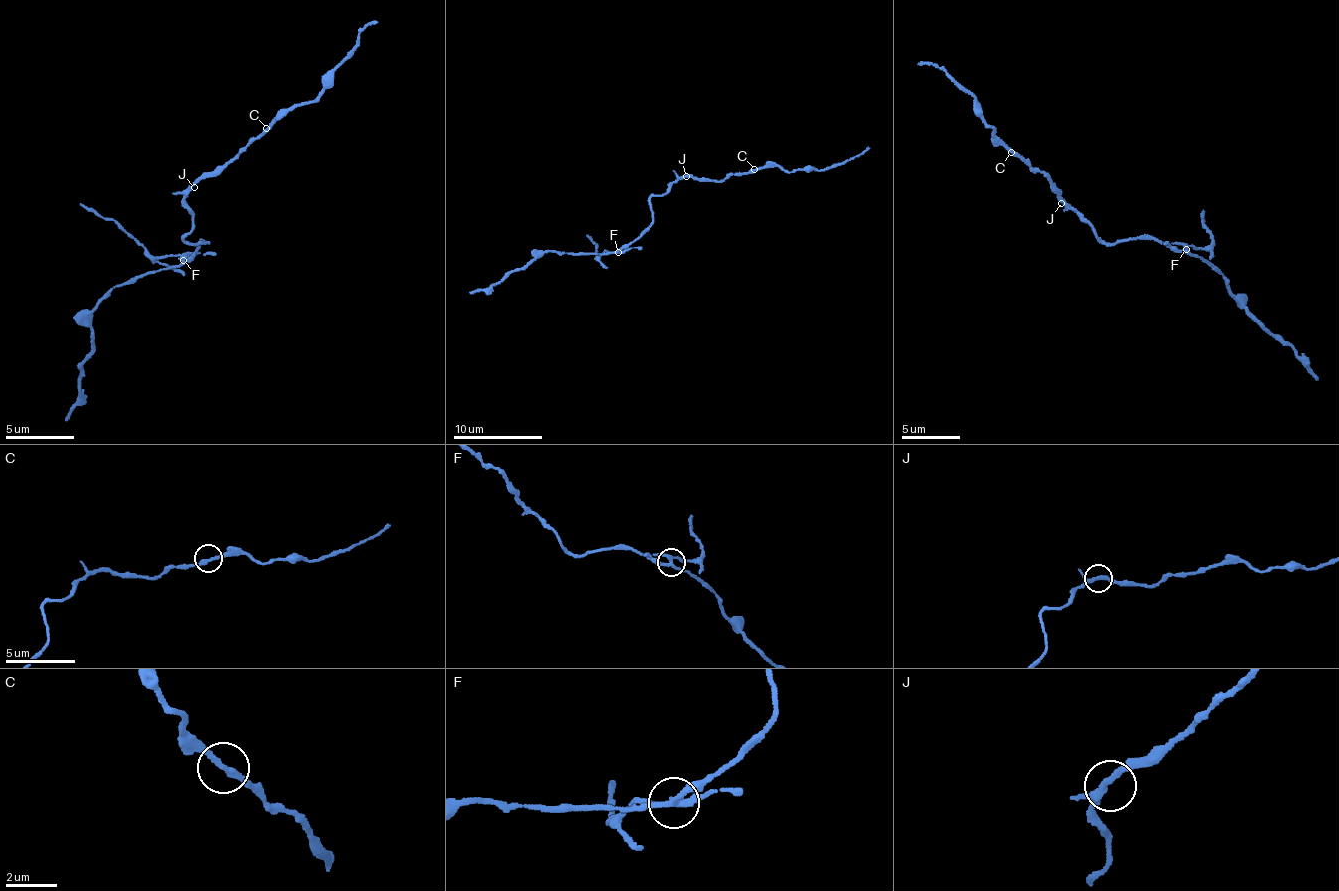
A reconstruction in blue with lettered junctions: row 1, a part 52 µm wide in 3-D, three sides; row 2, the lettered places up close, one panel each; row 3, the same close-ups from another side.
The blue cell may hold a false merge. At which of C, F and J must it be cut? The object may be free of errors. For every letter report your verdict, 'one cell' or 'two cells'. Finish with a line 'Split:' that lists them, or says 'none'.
C: one cell
F: two cells
J: one cell
Split: F

